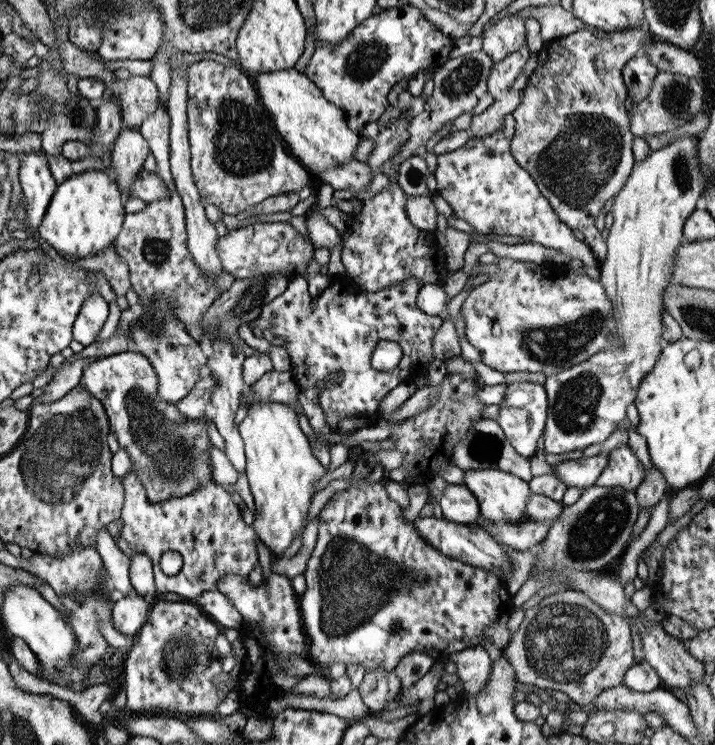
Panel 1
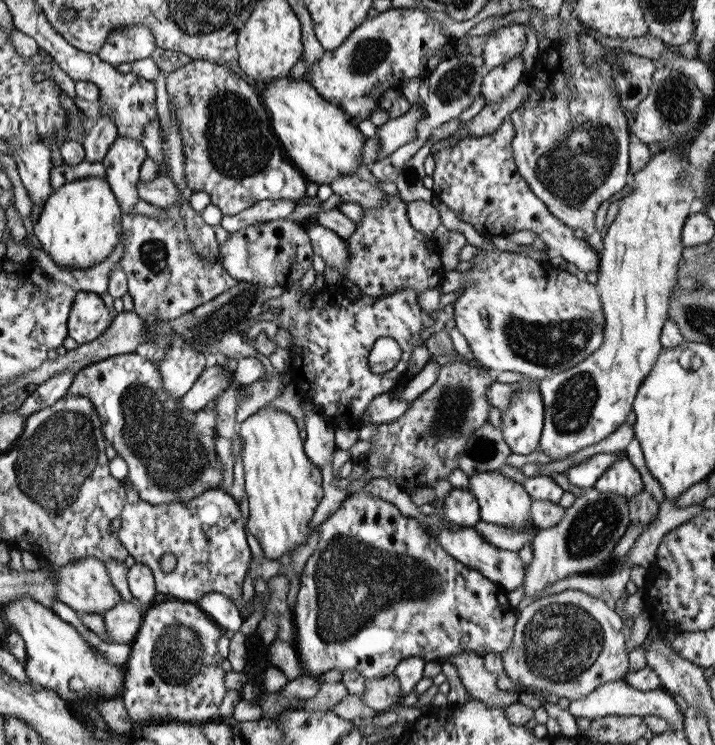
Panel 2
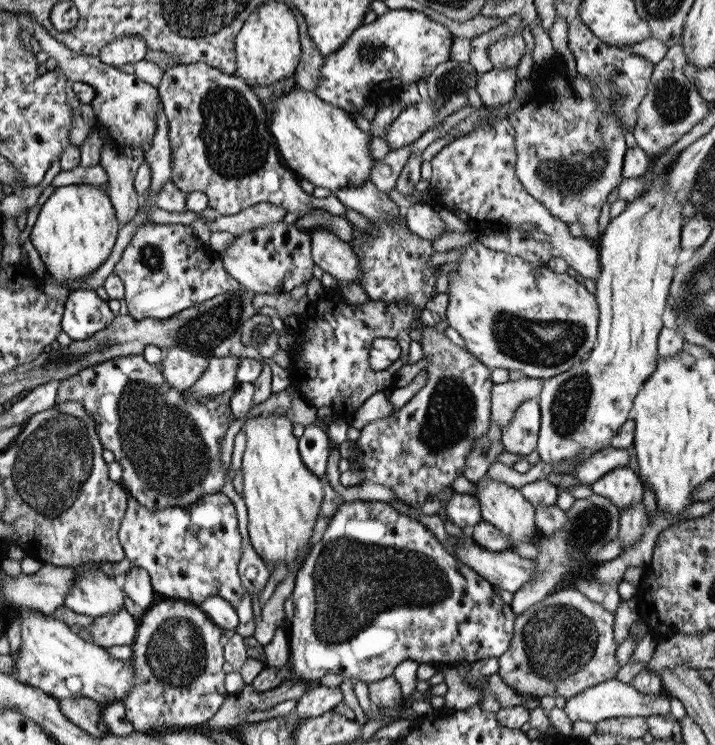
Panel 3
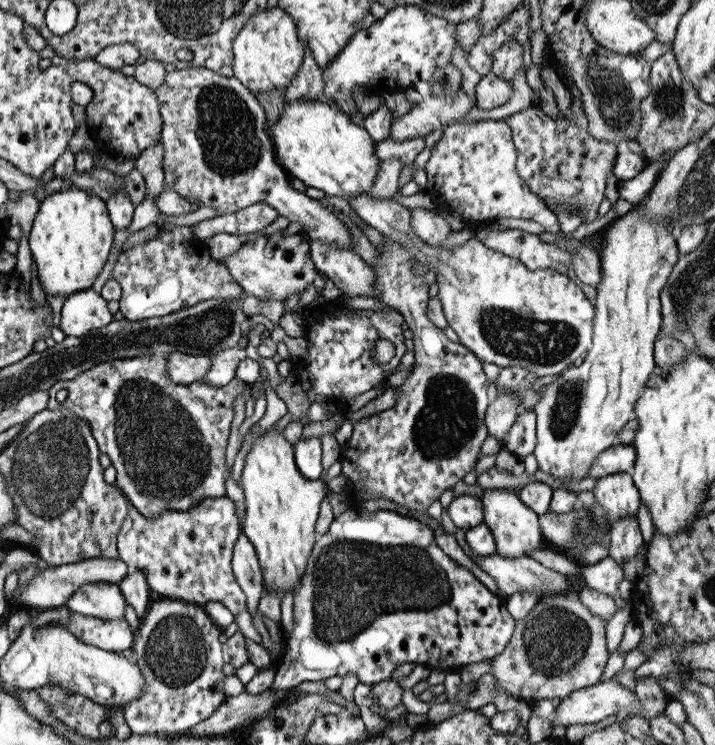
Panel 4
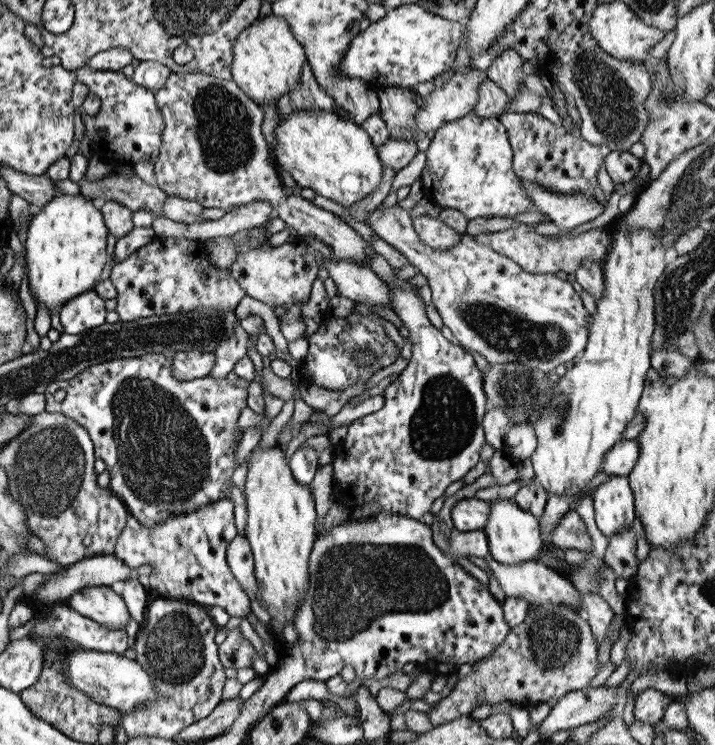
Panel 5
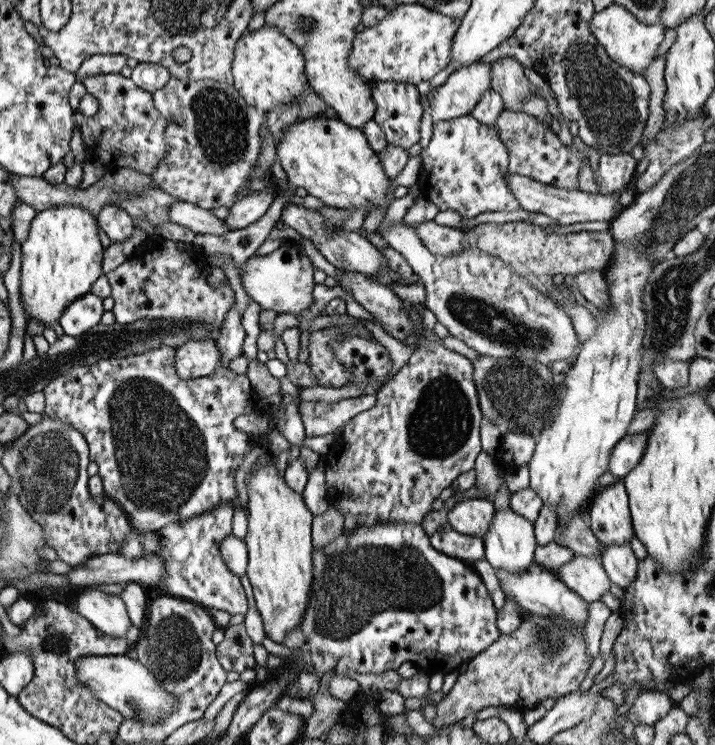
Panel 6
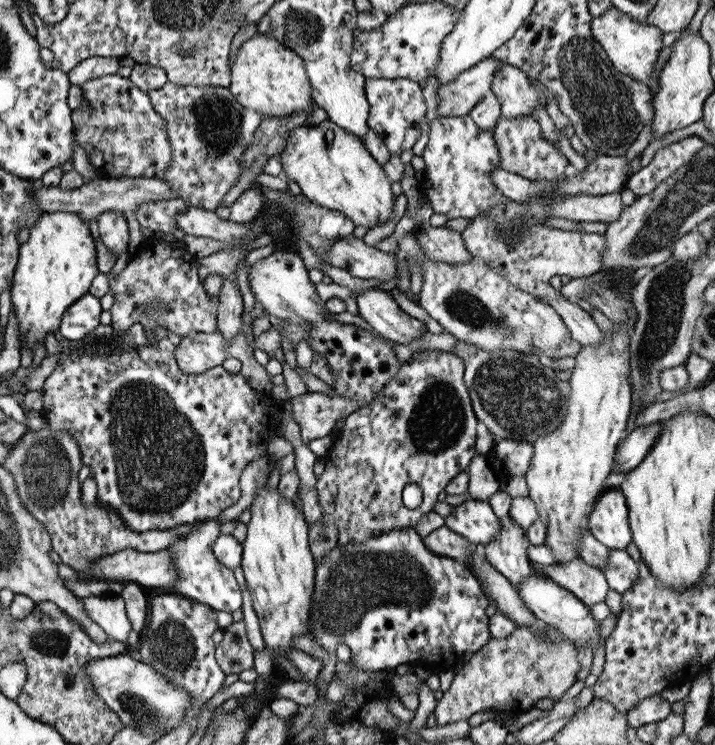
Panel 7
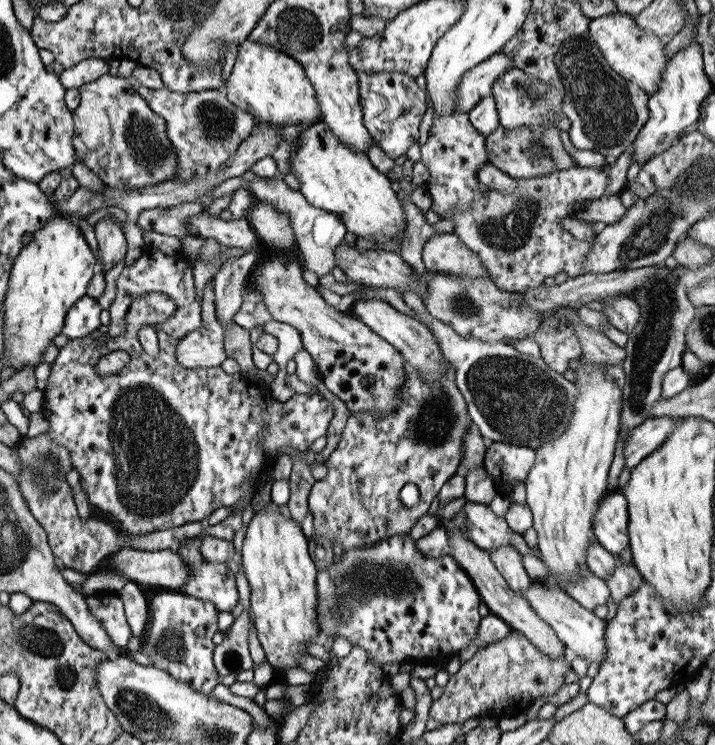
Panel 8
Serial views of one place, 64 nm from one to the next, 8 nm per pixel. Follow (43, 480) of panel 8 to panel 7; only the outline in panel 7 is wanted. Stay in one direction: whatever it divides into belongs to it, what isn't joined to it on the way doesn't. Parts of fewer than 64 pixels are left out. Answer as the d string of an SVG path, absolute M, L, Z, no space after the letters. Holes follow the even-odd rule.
M47 426L39 428L36 432L25 432L17 443L11 446L2 467L9 472L15 486L15 493L24 504L25 510L40 522L45 528L50 540L50 549L57 553L61 563L71 567L74 571L84 571L91 567L95 560L111 555L124 549L133 549L136 552L155 553L166 550L175 533L174 528L145 533L134 533L123 525L123 519L111 509L101 503L93 502L89 505L81 503L78 472L82 465L82 455L76 441L67 432L52 430Z

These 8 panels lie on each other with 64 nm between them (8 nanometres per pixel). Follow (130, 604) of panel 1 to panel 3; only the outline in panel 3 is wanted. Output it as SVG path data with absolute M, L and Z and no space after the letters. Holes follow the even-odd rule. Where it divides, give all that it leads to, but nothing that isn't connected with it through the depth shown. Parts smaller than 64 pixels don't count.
M119 607L115 613L109 613L93 618L89 629L93 644L101 648L110 646L131 646L133 637L138 630L138 620L127 612L124 607Z

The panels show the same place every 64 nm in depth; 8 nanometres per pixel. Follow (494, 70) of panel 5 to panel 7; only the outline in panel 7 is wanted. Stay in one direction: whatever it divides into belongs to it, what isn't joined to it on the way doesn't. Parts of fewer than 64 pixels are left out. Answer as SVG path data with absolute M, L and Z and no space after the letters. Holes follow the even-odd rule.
M506 62L496 68L490 93L497 97L500 115L505 117L531 117L536 106L546 106L549 100L529 82L525 72Z

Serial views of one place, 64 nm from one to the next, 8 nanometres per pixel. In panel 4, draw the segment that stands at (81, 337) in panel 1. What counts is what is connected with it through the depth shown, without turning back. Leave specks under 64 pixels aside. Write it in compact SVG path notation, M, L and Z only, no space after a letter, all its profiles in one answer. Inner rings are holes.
M89 288L64 298L58 328L64 336L79 338L89 329L101 328L112 320L113 315L107 309L106 300Z

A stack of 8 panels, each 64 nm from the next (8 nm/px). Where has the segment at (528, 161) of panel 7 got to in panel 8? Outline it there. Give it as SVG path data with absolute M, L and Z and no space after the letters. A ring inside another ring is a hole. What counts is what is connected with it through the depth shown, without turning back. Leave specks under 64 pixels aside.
M497 125L485 136L485 151L489 163L509 177L537 178L557 171L549 150L533 153L531 144L533 133L527 125L517 129L503 129L501 125Z

